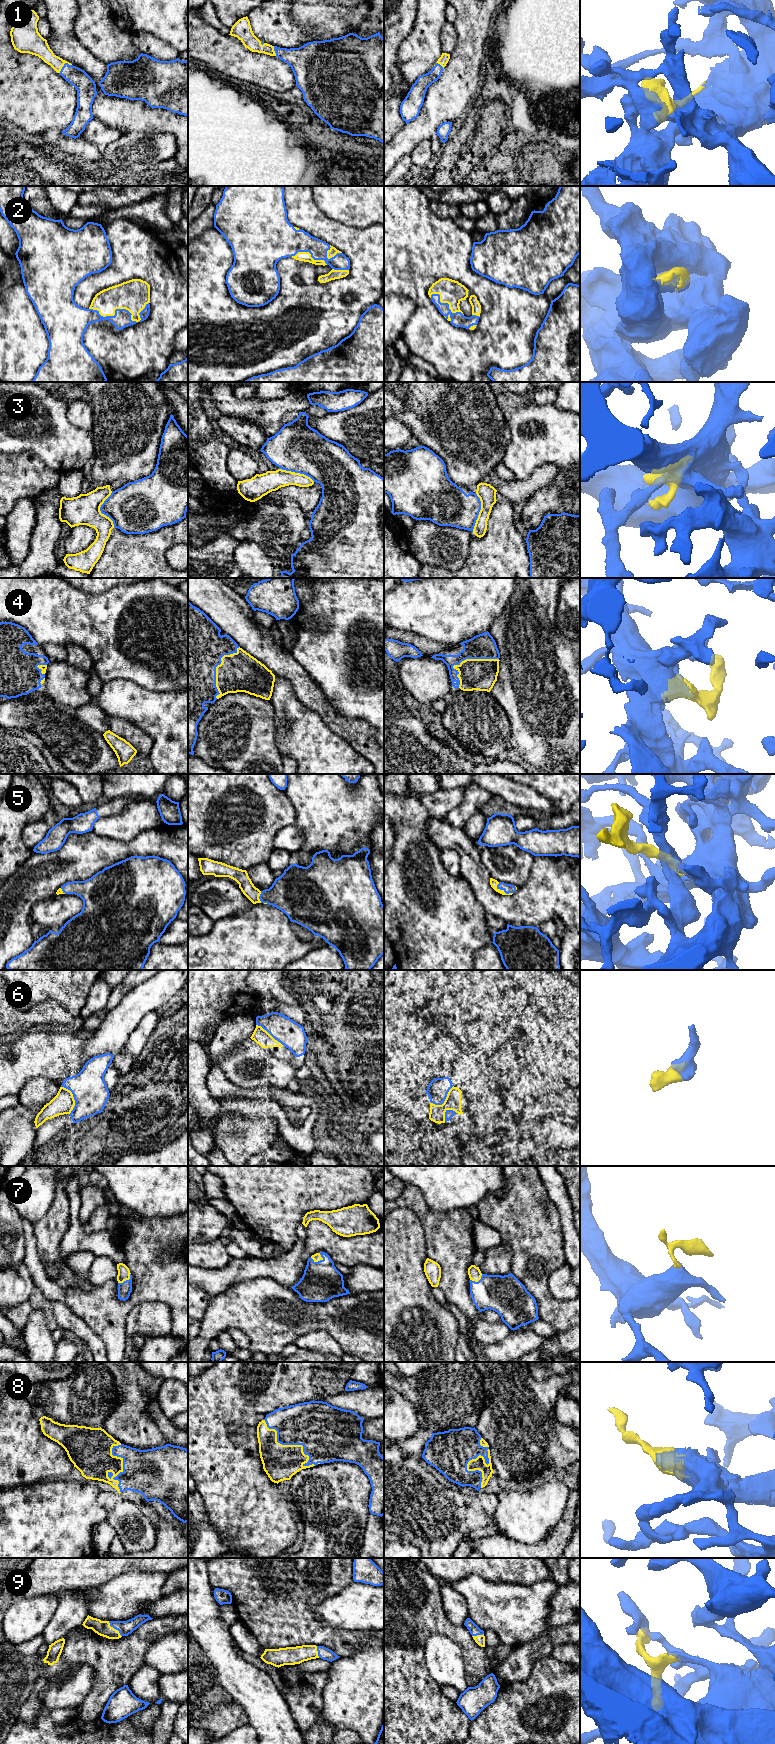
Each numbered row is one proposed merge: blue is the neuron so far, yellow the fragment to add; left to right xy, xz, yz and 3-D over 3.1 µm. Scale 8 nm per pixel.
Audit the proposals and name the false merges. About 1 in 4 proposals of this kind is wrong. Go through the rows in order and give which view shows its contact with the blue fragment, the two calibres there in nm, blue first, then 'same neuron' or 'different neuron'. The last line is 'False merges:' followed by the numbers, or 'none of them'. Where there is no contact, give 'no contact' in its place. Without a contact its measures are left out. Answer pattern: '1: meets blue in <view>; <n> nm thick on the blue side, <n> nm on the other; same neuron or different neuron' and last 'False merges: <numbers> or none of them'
1: meets blue in xy; 160 nm thick on the blue side, 150 nm on the other; same neuron
2: meets blue in xy; 140 nm thick on the blue side, 260 nm on the other; same neuron
3: meets blue in xy; 360 nm thick on the blue side, 240 nm on the other; same neuron
4: meets blue in yz; 200 nm thick on the blue side, 260 nm on the other; same neuron
5: meets blue in yz; 80 nm thick on the blue side, 60 nm on the other; same neuron
6: meets blue in xy; 280 nm thick on the blue side, 180 nm on the other; different neuron
7: meets blue in xz; 320 nm thick on the blue side, 70 nm on the other; same neuron
8: meets blue in yz; 340 nm thick on the blue side, 100 nm on the other; same neuron
9: meets blue in xy; 120 nm thick on the blue side, 120 nm on the other; same neuron
False merges: 6

